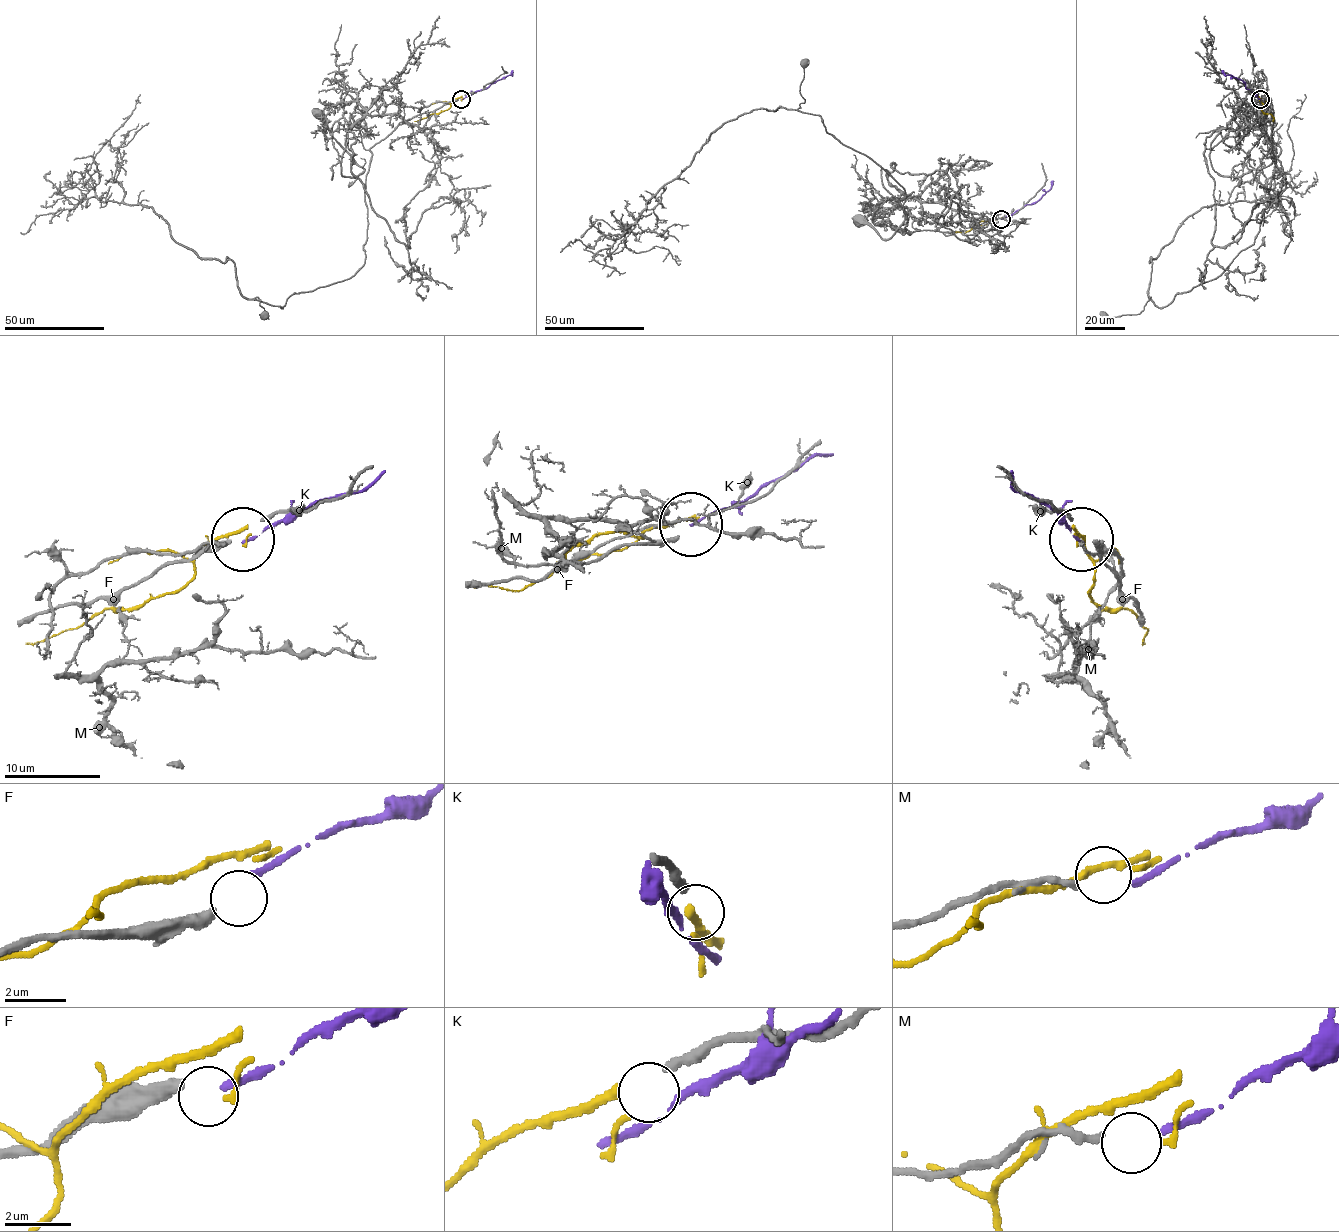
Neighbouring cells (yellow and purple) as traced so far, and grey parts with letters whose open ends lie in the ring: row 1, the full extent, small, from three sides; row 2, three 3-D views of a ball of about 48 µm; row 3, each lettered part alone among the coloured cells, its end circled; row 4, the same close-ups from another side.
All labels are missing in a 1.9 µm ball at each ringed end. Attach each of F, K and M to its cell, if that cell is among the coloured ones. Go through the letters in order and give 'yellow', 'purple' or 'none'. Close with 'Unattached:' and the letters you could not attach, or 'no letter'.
F: purple
K: yellow
M: none
Unattached: M

